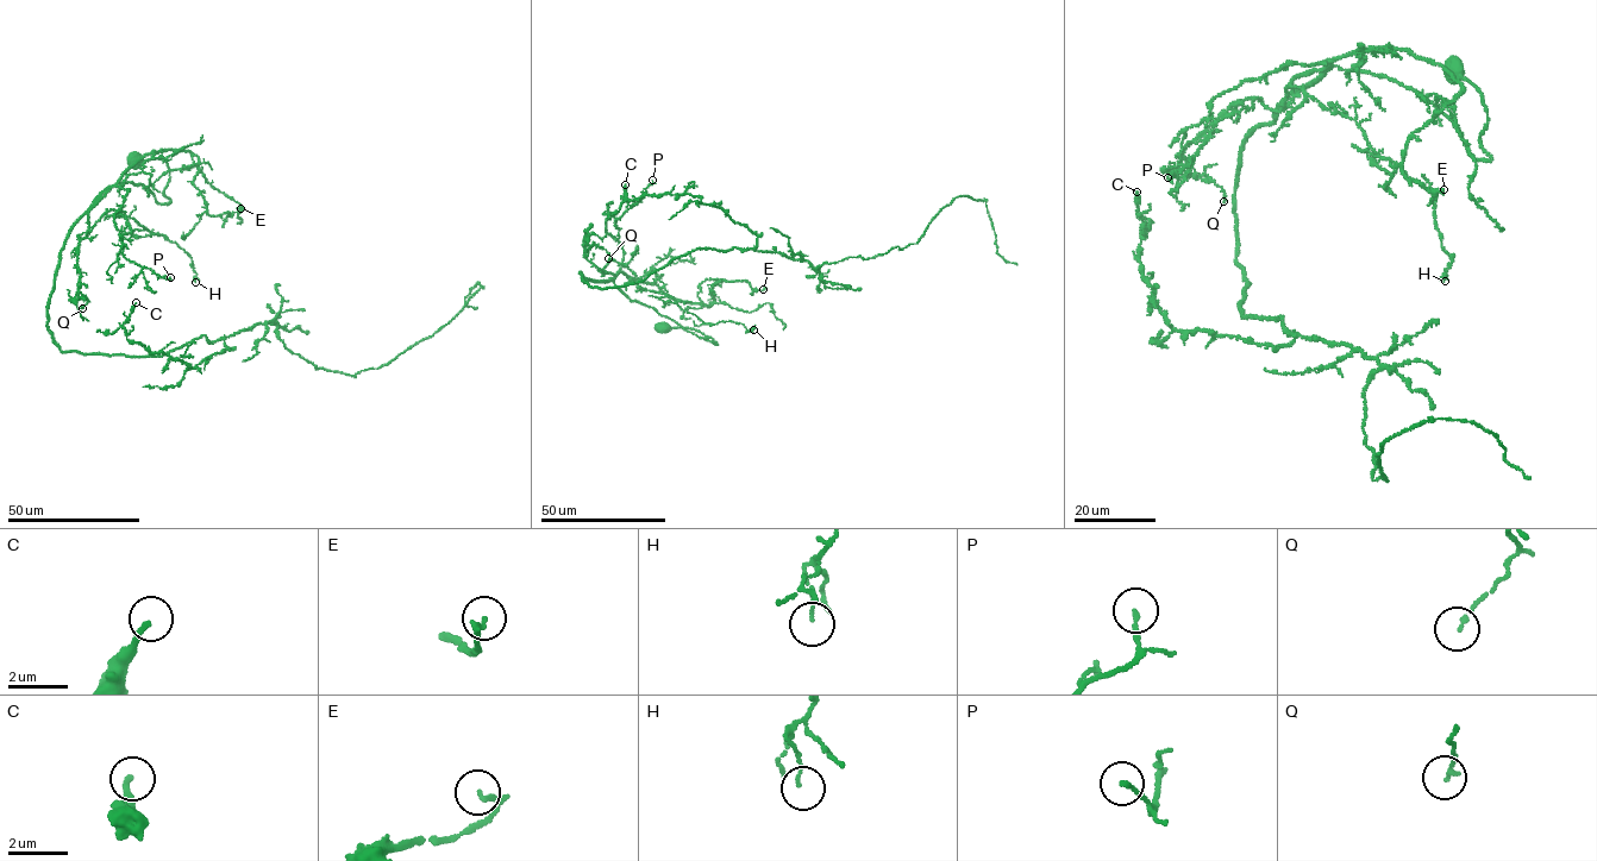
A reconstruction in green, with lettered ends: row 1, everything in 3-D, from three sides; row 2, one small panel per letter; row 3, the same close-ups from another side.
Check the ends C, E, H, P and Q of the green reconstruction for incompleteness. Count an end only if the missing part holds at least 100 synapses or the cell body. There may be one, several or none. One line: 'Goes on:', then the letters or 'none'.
Goes on: none

